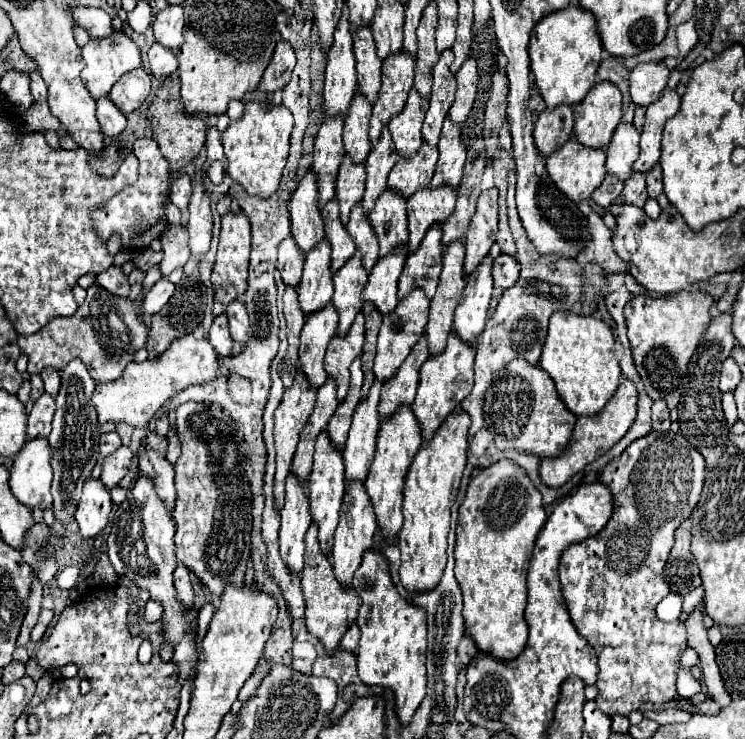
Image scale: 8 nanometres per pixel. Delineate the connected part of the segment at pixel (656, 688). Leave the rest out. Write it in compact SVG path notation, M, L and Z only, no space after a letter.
M652 430L648 436L638 438L600 474L600 482L604 482L614 496L614 514L610 522L594 536L594 540L582 540L568 546L560 556L562 594L576 630L598 656L596 704L608 716L628 716L632 710L640 710L642 706L662 706L674 700L678 656L688 646L686 628L682 622L658 620L656 604L670 594L670 588L662 578L662 568L674 546L674 530L680 522L690 518L700 500L704 472L704 456L692 448L682 434L674 436Z

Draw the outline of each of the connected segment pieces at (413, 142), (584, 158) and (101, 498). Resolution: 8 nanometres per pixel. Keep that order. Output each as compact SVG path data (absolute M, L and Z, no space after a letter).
M412 88L404 110L390 120L388 130L392 134L394 148L396 148L398 156L410 158L422 146L420 128L422 128L422 122L424 122L424 116L426 116L426 108L428 108L428 100L424 100Z
M572 138L562 148L558 148L556 152L552 152L546 158L546 170L552 178L552 182L556 184L556 188L562 190L574 204L580 204L580 202L588 200L592 196L592 192L602 184L604 174L606 174L604 162L606 162L604 150L592 150Z
M86 480L82 500L76 510L76 522L80 526L82 538L98 536L108 524L110 510L112 510L112 500L104 484L100 480Z

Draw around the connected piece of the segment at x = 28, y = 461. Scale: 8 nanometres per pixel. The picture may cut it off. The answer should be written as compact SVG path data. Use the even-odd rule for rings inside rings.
M34 438L24 444L24 448L14 458L10 470L12 494L30 510L50 508L52 494L52 466L50 466L50 446L46 438Z

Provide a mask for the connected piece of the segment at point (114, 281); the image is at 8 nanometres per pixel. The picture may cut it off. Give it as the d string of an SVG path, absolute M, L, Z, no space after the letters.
M110 266L106 272L100 272L96 276L96 282L106 288L110 294L114 296L122 296L126 298L130 294L130 284L128 284L128 276L122 272L120 266Z

